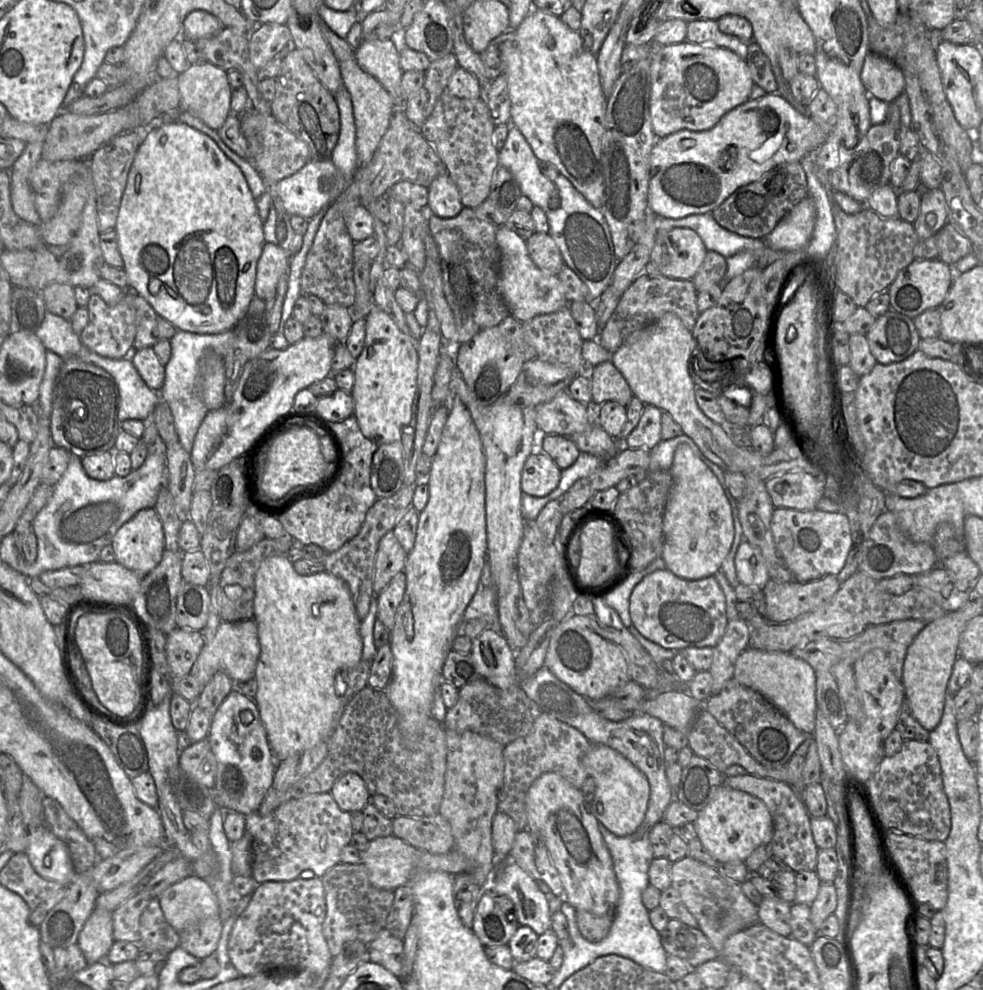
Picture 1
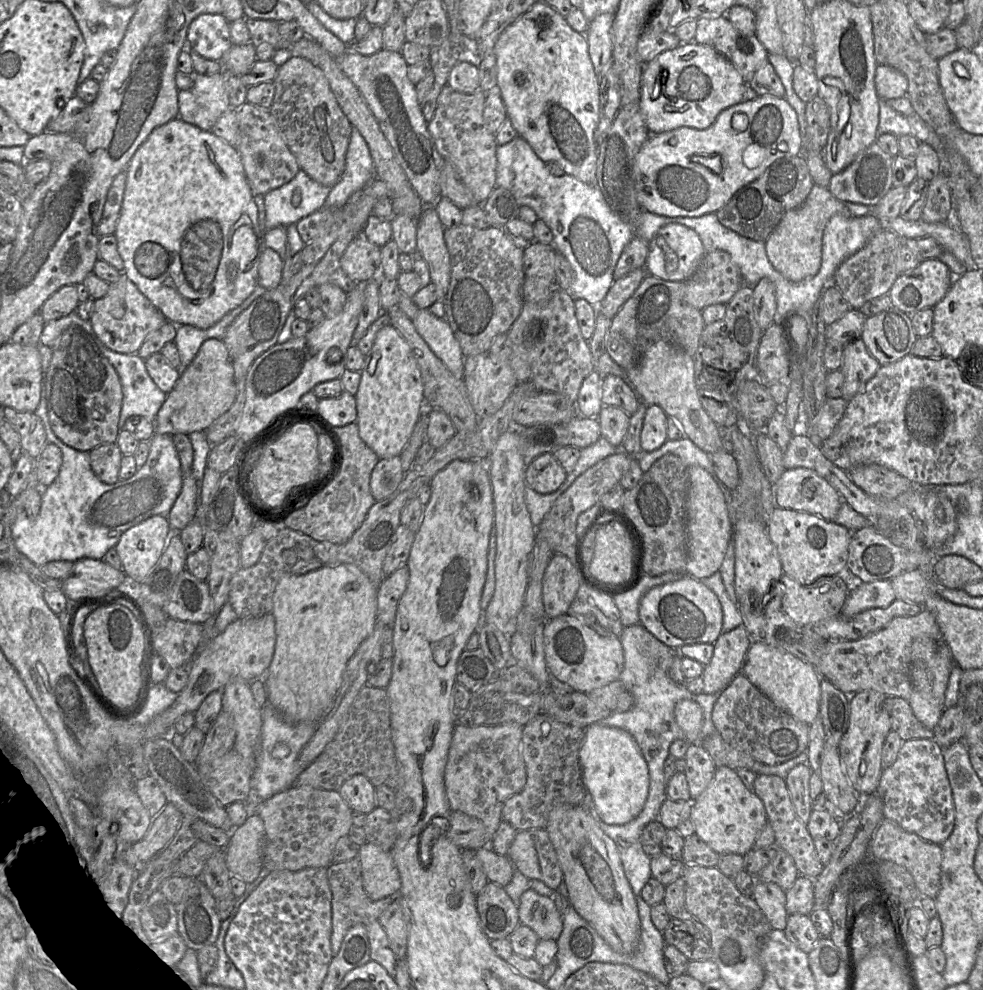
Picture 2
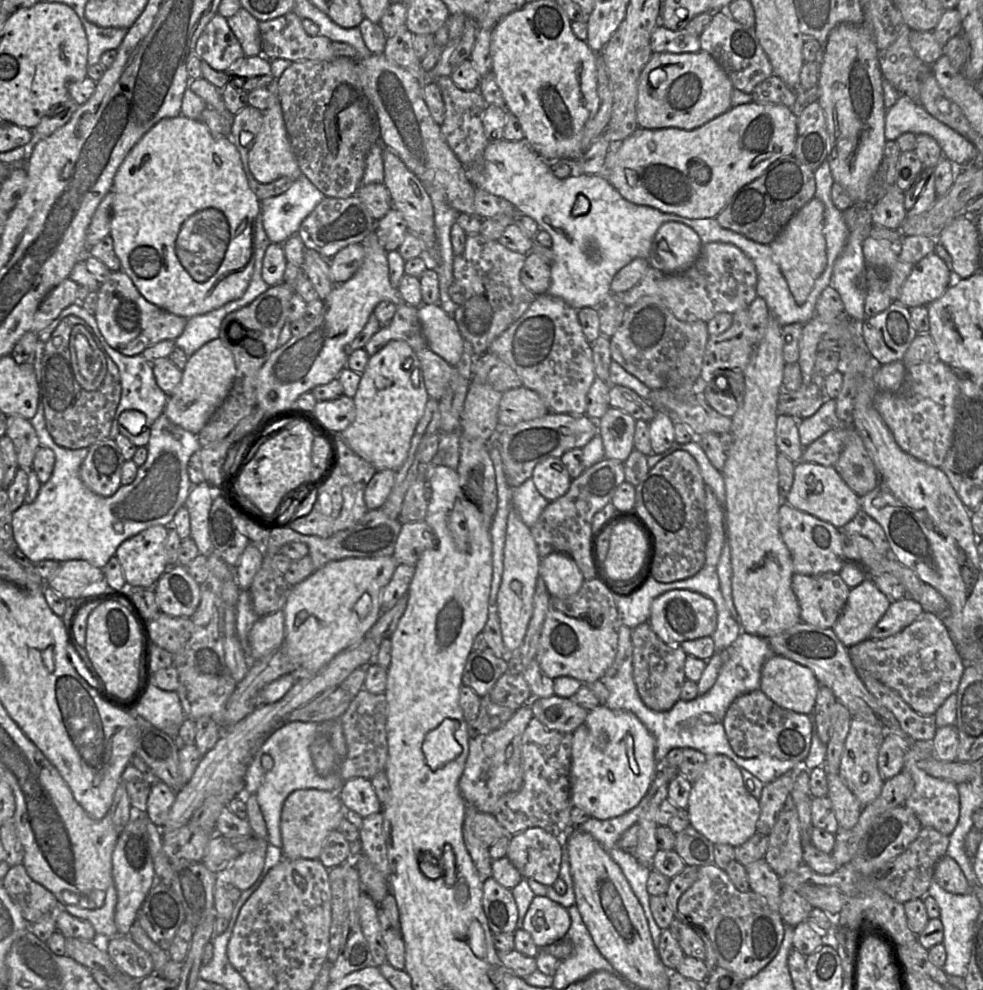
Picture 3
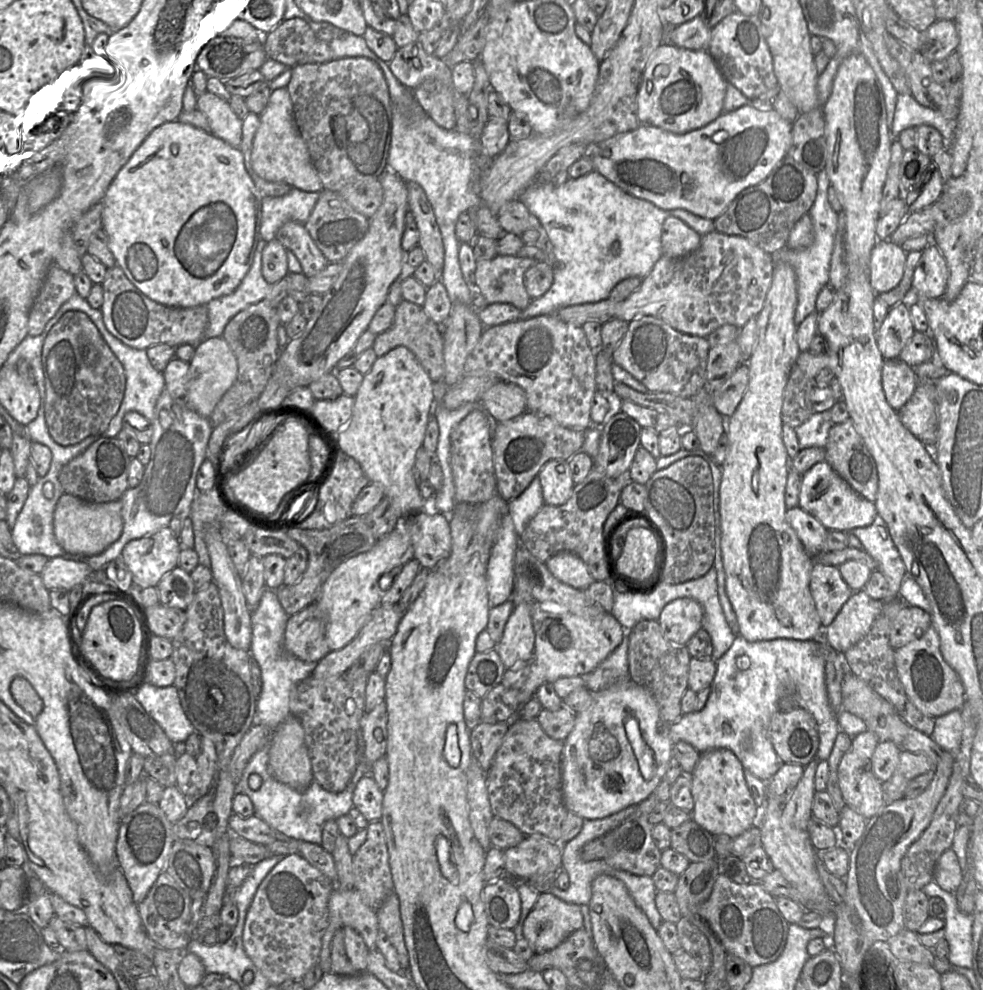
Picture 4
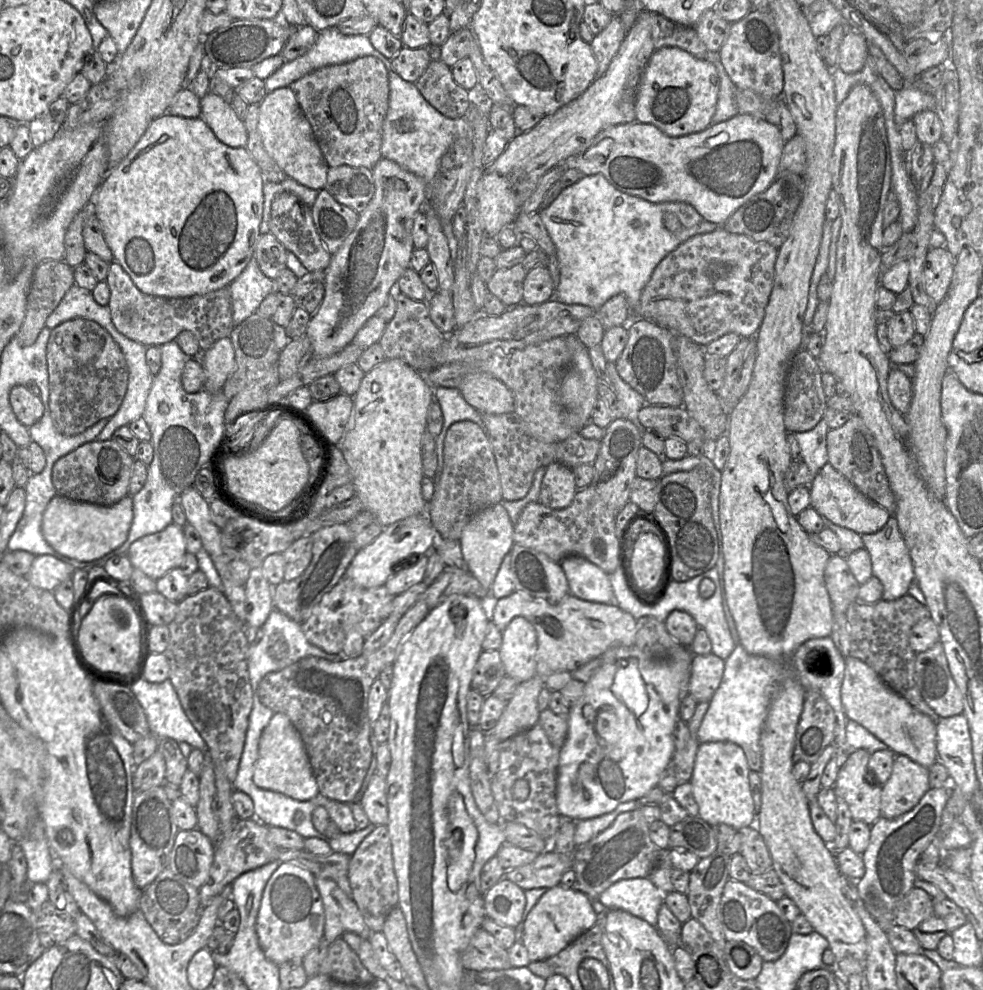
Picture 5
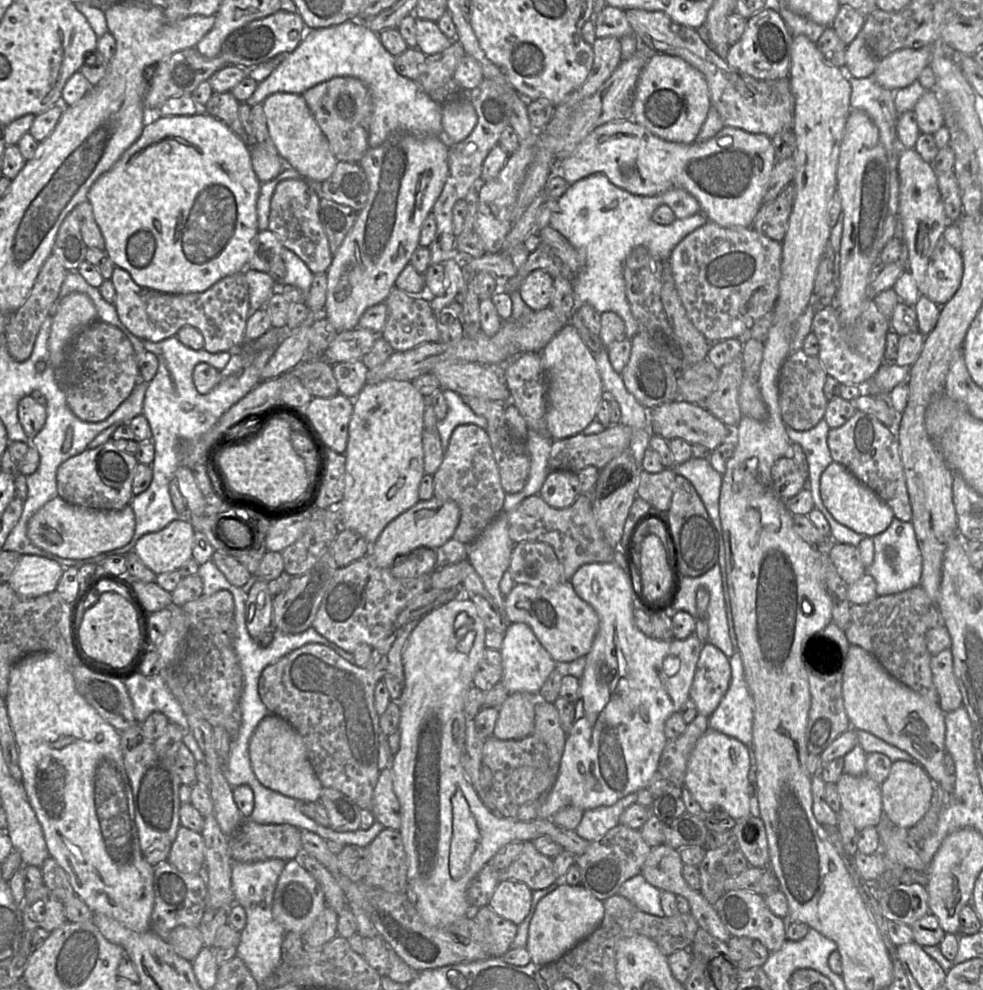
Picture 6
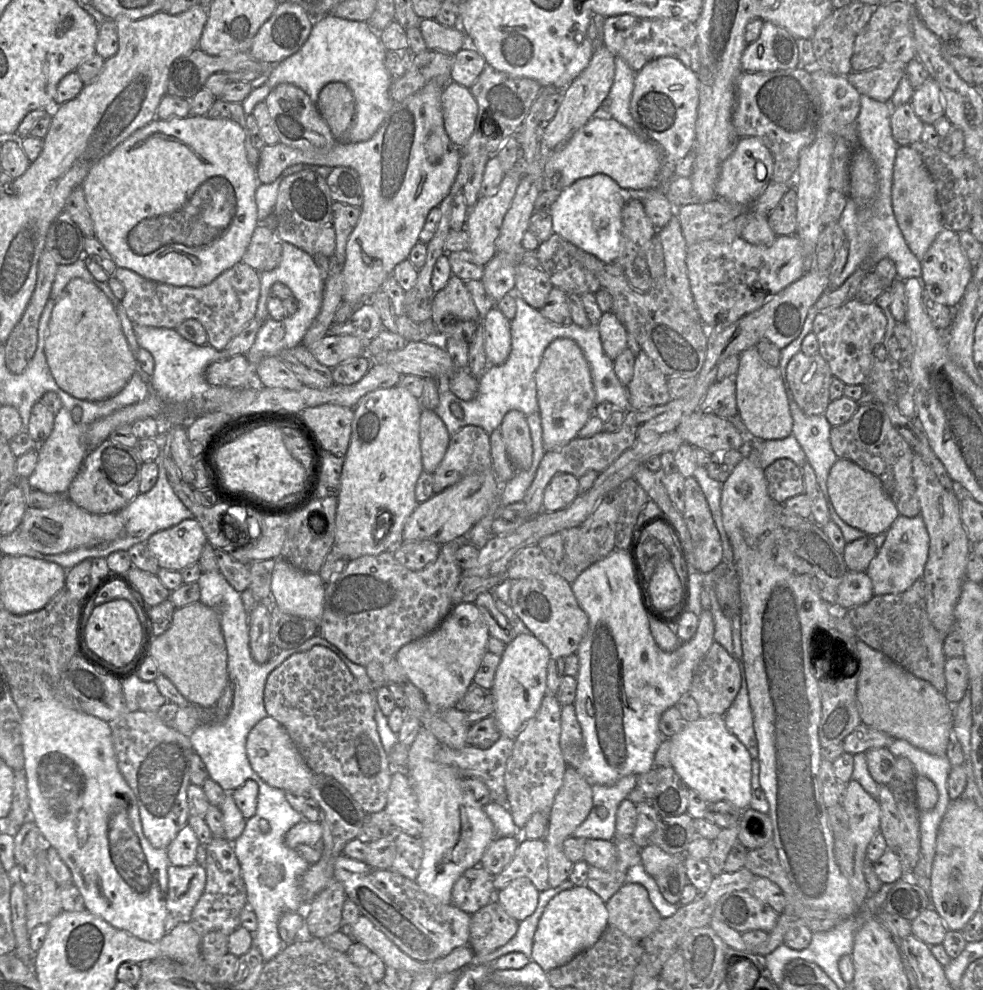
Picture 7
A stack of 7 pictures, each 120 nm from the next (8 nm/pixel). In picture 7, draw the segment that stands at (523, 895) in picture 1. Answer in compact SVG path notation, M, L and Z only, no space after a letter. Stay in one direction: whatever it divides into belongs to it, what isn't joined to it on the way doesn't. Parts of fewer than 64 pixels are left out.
M586 886L564 890L554 896L547 904L534 934L531 960L545 972L568 963L577 954L592 947L608 926L608 912L602 899Z

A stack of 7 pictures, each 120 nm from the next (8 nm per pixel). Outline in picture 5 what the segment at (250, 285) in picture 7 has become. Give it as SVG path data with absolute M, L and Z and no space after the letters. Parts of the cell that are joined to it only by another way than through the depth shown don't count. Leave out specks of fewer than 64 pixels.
M117 261L109 263L106 282L110 289L110 299L107 306L116 329L124 336L145 346L160 346L176 340L183 331L190 331L197 339L201 352L208 350L216 341L229 337L235 327L232 319L231 295L228 287L204 294L186 298L166 298L143 293L133 283L130 276Z

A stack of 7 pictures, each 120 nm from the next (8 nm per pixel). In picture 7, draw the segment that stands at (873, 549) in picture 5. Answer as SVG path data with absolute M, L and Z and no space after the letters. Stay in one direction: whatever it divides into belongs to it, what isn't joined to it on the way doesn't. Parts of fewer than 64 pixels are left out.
M900 515L885 533L882 547L865 571L872 582L875 596L902 593L923 578L929 554L930 538L920 515L913 518Z

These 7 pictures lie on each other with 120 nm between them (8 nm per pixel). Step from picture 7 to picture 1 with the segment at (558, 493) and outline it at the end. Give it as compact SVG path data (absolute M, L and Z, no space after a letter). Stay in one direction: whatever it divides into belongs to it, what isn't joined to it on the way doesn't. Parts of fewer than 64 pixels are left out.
M539 437L536 449L532 450L522 469L522 492L535 497L549 495L559 485L561 471L552 458L543 453Z

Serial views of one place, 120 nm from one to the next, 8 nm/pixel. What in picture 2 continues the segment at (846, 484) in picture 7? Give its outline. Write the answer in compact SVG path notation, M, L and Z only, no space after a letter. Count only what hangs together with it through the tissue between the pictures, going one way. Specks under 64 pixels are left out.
M799 467L785 470L774 484L775 506L806 512L833 521L844 502L841 495L813 470Z

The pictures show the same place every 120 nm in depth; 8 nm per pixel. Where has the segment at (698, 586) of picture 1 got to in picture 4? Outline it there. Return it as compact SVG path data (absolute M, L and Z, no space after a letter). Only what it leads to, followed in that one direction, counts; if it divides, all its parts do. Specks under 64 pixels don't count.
M678 598L662 610L658 622L664 637L675 645L687 645L702 628L703 608L691 598Z

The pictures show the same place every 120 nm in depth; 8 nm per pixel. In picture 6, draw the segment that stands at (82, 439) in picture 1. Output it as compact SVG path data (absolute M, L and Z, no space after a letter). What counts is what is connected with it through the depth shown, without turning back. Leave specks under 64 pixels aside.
M102 321L94 322L74 338L54 372L69 408L86 422L108 418L140 381L140 366L130 340L119 328Z

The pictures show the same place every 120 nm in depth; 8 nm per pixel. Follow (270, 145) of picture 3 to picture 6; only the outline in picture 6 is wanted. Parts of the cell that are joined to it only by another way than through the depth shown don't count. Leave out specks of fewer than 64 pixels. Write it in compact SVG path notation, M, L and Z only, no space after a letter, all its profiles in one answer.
M277 92L269 95L262 103L267 127L278 155L287 166L296 169L305 178L323 182L329 178L338 160L332 153L327 137L322 132L300 94Z

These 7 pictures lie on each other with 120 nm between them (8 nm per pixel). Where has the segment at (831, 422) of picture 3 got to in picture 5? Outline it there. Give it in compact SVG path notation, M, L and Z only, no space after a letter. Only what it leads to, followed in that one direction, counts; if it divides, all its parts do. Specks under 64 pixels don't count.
M822 418L811 430L794 433L801 450L801 457L809 468L812 480L828 463L826 437L829 429L826 420Z

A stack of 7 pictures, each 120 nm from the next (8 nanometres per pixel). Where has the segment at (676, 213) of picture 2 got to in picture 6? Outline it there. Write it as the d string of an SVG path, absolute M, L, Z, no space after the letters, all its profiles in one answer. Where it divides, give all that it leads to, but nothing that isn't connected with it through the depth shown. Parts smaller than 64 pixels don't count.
M634 120L603 124L587 135L574 152L557 165L559 173L570 185L591 174L602 173L609 181L631 194L656 196L671 189L683 189L698 201L701 213L708 221L723 227L751 227L763 205L763 197L776 164L772 139L764 134L753 134L742 129L724 126L713 138L692 144L665 141Z

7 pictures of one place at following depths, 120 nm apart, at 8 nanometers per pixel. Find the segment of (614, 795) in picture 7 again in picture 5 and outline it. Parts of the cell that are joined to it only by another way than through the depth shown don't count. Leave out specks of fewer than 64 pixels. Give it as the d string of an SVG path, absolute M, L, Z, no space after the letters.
M630 800L619 804L613 811L604 815L576 821L574 835L574 843L576 847L586 844L599 833L607 829L621 813L638 809L641 806L639 800Z

